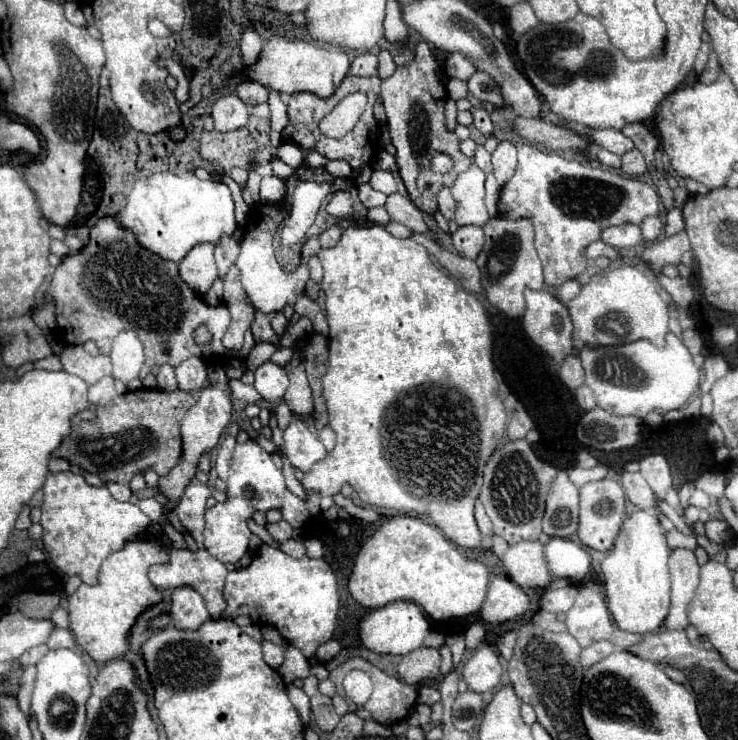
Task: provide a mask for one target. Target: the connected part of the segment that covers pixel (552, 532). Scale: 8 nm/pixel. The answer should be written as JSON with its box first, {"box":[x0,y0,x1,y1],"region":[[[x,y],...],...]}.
{"box":[542,472,578,538],"region":[[[560,472],[552,482],[546,498],[546,514],[542,530],[548,536],[570,538],[578,528],[578,488]]]}

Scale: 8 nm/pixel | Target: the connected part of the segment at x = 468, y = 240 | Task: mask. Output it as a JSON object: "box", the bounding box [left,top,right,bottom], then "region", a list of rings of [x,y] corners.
{"box":[452,226,484,260],"region":[[[460,226],[454,234],[452,234],[452,242],[454,248],[464,256],[474,260],[482,246],[484,246],[484,232],[480,226]]]}

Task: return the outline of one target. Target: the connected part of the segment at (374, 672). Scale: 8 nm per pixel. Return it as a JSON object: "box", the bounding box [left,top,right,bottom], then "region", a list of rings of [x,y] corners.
{"box":[330,658,418,724],"region":[[[352,658],[352,660],[340,664],[336,670],[330,672],[330,680],[336,684],[338,694],[342,694],[342,678],[346,676],[346,672],[350,672],[354,668],[364,670],[374,682],[374,694],[364,704],[364,708],[372,712],[376,722],[394,724],[394,722],[408,716],[408,712],[416,704],[418,688],[384,674],[380,668],[376,668],[374,664],[370,664],[364,658]]]}

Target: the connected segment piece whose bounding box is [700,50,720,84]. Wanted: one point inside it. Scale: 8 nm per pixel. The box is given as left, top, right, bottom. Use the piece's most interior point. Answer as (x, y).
(712, 69)

